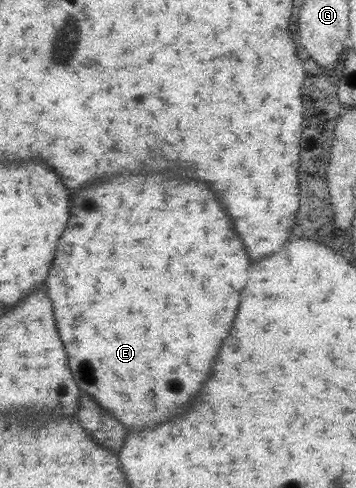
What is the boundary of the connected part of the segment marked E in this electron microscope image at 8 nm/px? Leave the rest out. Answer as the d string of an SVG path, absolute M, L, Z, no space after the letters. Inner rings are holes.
M169 173L119 175L79 191L71 203L71 217L63 233L63 239L59 239L57 255L47 279L47 295L53 301L57 331L63 339L69 357L69 369L79 389L89 393L103 409L111 411L111 415L115 415L127 431L153 427L165 423L167 419L183 415L183 411L191 407L193 397L201 391L203 383L211 375L211 363L219 353L217 349L221 347L223 339L229 335L229 329L237 315L239 295L247 283L247 267L249 267L249 257L245 245L241 237L235 233L229 215L223 211L221 203L205 183L185 181L181 177L171 177Z

